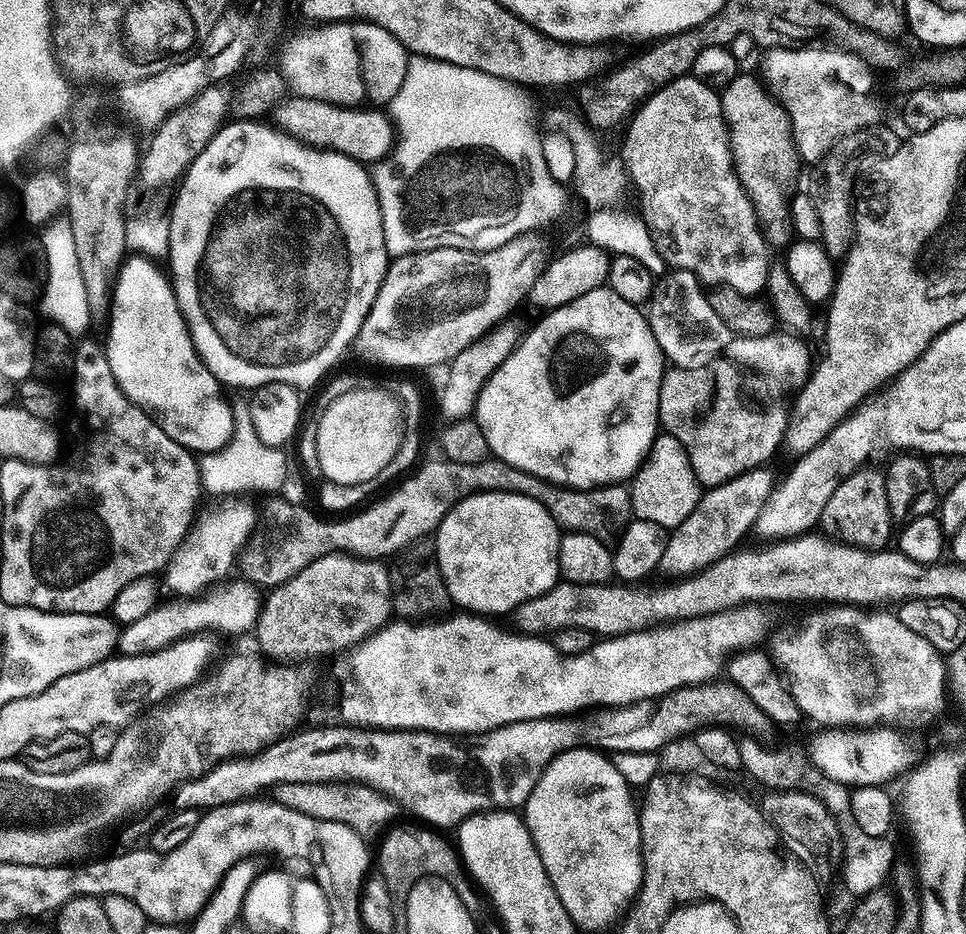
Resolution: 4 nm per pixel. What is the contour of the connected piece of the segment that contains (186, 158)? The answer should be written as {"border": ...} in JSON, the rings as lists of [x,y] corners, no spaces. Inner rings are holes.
{"border":[[[223,83],[210,85],[202,90],[192,101],[186,102],[180,109],[174,110],[155,129],[156,132],[143,149],[142,159],[138,169],[139,183],[148,188],[160,188],[163,184],[175,185],[183,177],[184,172],[198,154],[214,138],[217,131],[224,127],[229,119],[228,107],[233,107],[234,96],[227,92]]]}

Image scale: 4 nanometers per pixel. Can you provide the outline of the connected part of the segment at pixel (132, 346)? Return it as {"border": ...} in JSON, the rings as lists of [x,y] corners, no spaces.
{"border":[[[132,254],[115,273],[114,287],[110,292],[112,317],[108,320],[108,340],[106,339],[110,368],[125,394],[137,406],[154,414],[158,423],[164,427],[164,432],[170,434],[174,442],[194,454],[219,452],[232,441],[237,417],[232,416],[232,408],[224,397],[225,389],[220,380],[204,364],[203,357],[196,349],[196,343],[176,301],[176,291],[169,273],[163,267],[160,269],[154,261],[156,260],[144,254]]]}

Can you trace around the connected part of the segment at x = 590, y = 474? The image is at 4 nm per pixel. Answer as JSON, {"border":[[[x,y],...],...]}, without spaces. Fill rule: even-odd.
{"border":[[[605,286],[590,290],[590,294],[582,294],[582,298],[574,298],[574,302],[558,306],[553,312],[544,312],[541,317],[525,336],[523,333],[506,362],[498,366],[498,370],[494,370],[476,400],[474,419],[482,434],[486,434],[489,453],[510,466],[518,466],[518,470],[526,470],[551,484],[560,484],[563,488],[604,488],[608,484],[631,481],[661,431],[658,394],[666,371],[666,359],[651,333],[647,315],[637,305],[626,302],[626,298],[618,298],[612,288]]]}

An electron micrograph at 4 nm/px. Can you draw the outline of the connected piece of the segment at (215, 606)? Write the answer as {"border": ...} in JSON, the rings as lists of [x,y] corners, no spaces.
{"border":[[[251,582],[243,583],[236,584],[225,592],[213,591],[211,594],[201,595],[195,602],[172,602],[176,604],[170,605],[169,608],[153,608],[150,614],[138,618],[138,622],[130,622],[119,629],[115,651],[121,656],[141,656],[143,652],[162,650],[186,636],[204,634],[212,630],[208,628],[214,628],[218,632],[244,632],[247,628],[248,631],[255,629],[262,607],[262,596],[256,593],[259,592],[257,585]]]}

